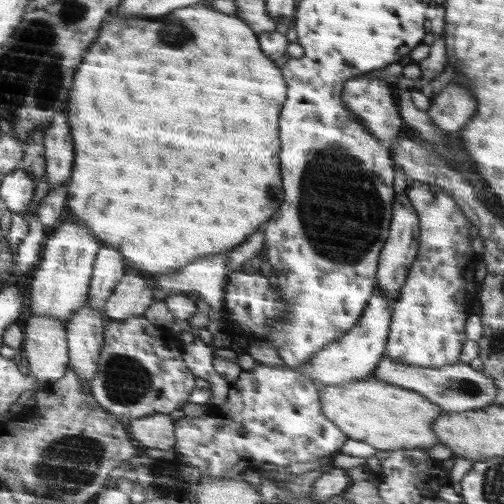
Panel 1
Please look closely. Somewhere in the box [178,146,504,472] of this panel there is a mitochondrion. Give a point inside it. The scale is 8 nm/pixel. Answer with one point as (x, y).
(463, 387)

